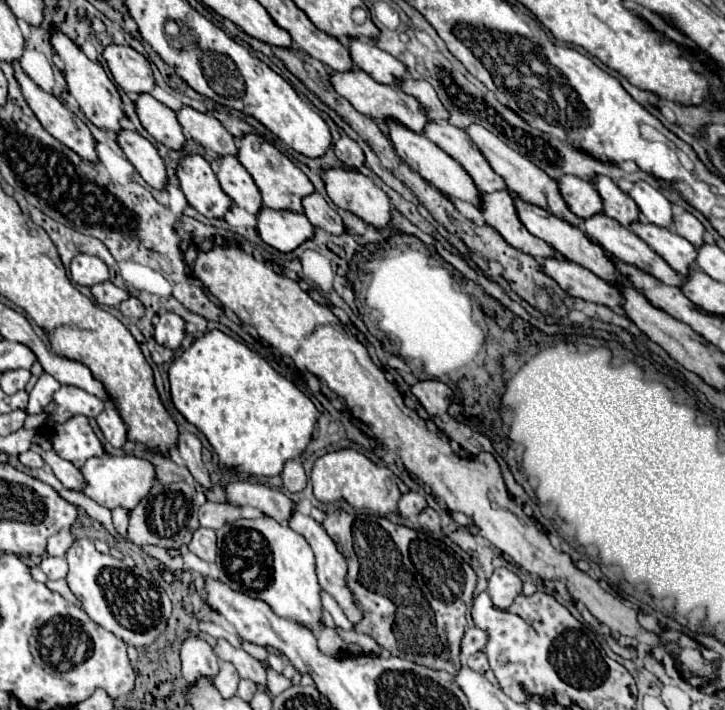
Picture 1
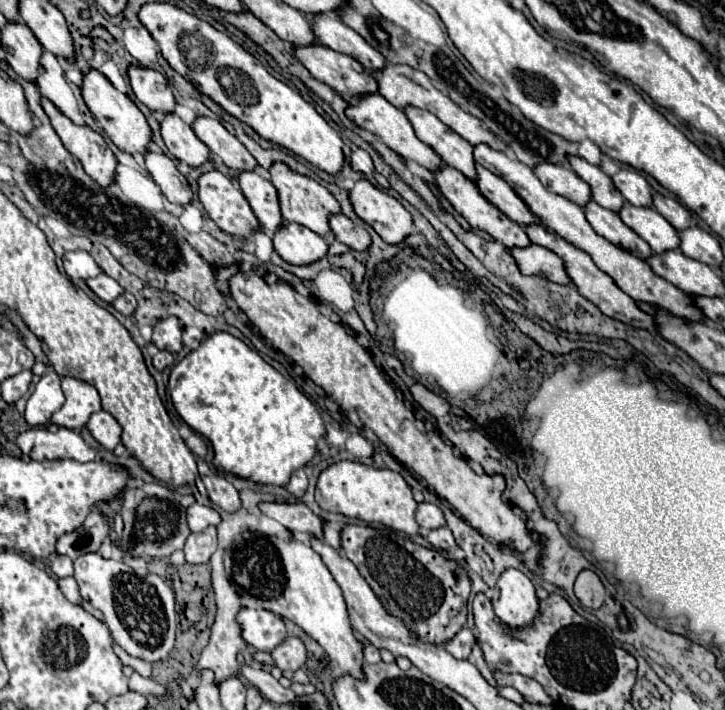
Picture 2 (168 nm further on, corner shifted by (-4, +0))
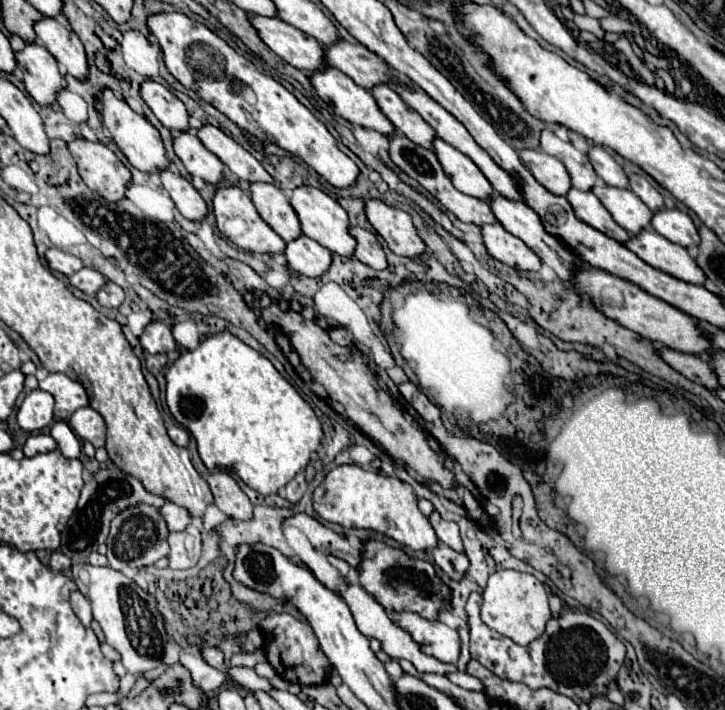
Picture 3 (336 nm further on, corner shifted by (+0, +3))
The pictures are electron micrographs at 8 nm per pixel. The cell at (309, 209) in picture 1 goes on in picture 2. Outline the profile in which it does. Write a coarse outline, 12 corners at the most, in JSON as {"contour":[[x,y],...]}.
{"contour":[[347,216],[329,224],[335,238],[355,252],[369,250],[371,234]]}

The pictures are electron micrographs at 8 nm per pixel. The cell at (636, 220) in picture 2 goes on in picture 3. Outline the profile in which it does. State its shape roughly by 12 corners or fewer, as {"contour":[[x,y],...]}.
{"contour":[[597,183],[593,193],[633,235],[653,211],[631,189]]}

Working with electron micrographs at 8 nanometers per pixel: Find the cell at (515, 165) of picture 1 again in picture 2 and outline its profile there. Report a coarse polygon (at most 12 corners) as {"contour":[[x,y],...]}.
{"contour":[[387,62],[369,70],[393,106],[429,110],[473,146],[507,144],[457,108],[423,72]]}

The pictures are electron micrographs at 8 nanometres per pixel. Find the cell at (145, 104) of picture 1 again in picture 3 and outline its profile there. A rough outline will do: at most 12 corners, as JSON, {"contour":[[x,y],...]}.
{"contour":[[189,131],[173,149],[191,175],[213,185],[223,177],[221,159]]}

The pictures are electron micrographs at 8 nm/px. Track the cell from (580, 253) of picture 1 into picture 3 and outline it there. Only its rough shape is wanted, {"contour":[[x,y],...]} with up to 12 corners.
{"contour":[[441,139],[433,149],[457,191],[481,201],[493,185],[477,165]]}

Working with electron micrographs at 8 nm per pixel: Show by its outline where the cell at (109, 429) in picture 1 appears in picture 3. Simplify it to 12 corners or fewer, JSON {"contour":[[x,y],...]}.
{"contour":[[91,407],[77,409],[69,427],[93,447],[105,445],[105,419]]}

